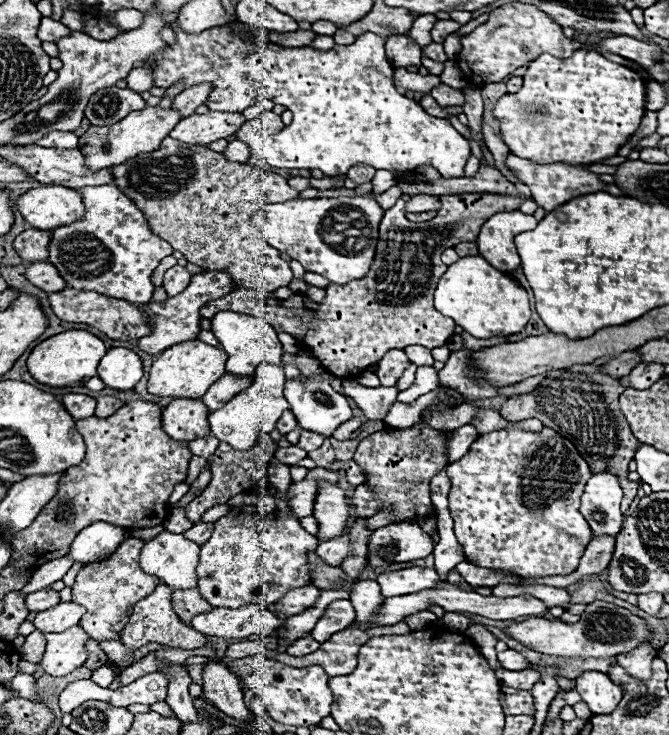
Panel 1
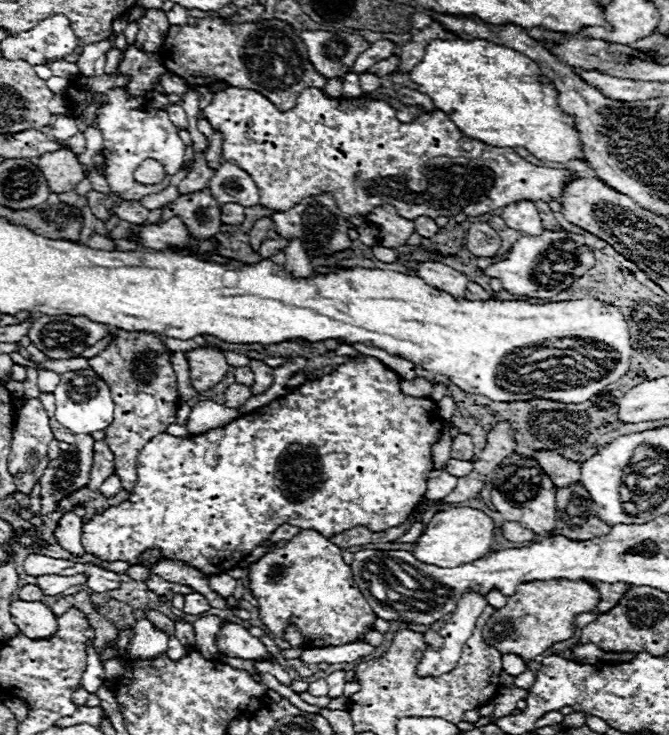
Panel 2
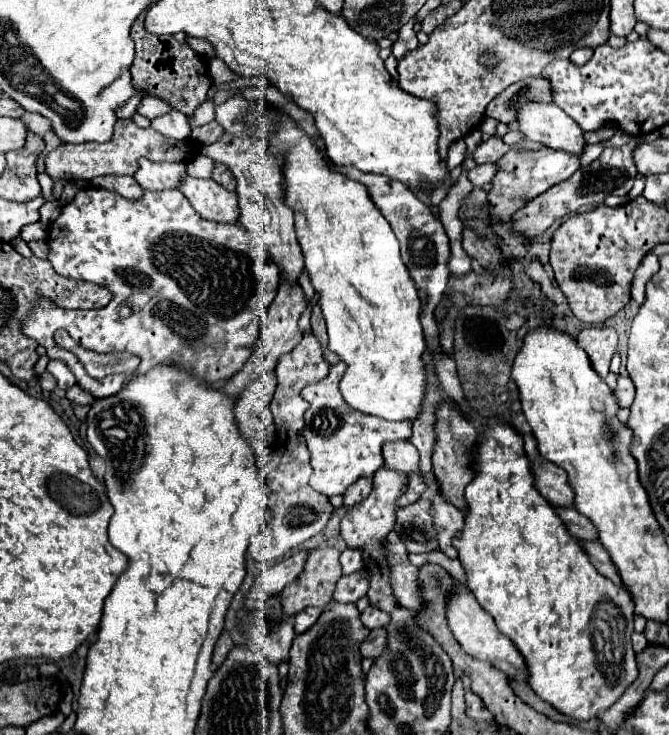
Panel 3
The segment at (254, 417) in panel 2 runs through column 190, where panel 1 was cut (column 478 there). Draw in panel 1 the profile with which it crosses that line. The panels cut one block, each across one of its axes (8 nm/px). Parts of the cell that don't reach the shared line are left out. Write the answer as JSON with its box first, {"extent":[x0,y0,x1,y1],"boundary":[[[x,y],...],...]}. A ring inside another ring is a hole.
{"extent":[448,424,592,578],"boundary":[[[510,424],[508,428],[502,430],[494,430],[488,434],[480,434],[470,450],[456,462],[452,462],[448,466],[448,476],[450,476],[450,492],[448,492],[448,502],[450,502],[450,512],[454,518],[454,532],[458,542],[464,548],[466,560],[480,566],[480,568],[492,568],[504,574],[512,574],[512,576],[520,576],[520,578],[546,578],[546,576],[568,576],[572,574],[582,558],[582,552],[586,550],[586,544],[592,540],[592,532],[590,526],[586,524],[586,520],[580,514],[580,496],[582,496],[582,488],[586,486],[586,480],[590,480],[592,472],[588,468],[588,464],[584,462],[584,458],[580,456],[580,452],[574,448],[572,442],[568,442],[566,438],[562,438],[558,432],[550,430],[550,428],[542,428],[540,432],[526,432],[522,428],[518,428],[516,424]]]}

